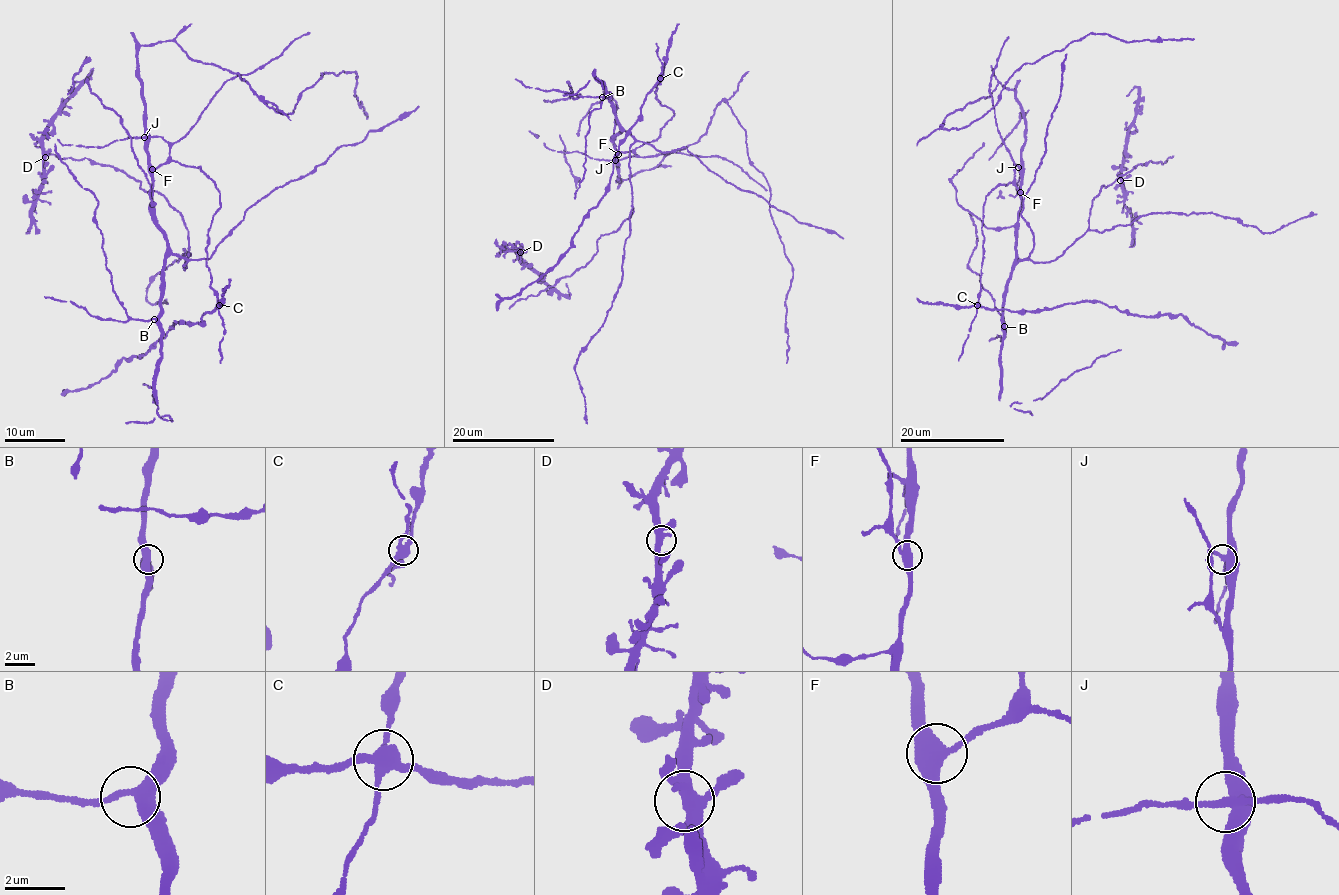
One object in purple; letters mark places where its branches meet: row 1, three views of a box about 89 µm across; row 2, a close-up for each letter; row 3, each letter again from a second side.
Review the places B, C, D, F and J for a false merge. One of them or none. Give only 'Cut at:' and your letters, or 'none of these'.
Cut at: C

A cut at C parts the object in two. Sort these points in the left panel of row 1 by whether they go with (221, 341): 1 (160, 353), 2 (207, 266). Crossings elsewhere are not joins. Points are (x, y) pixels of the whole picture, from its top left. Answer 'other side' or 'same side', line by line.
1: same side
2: same side

